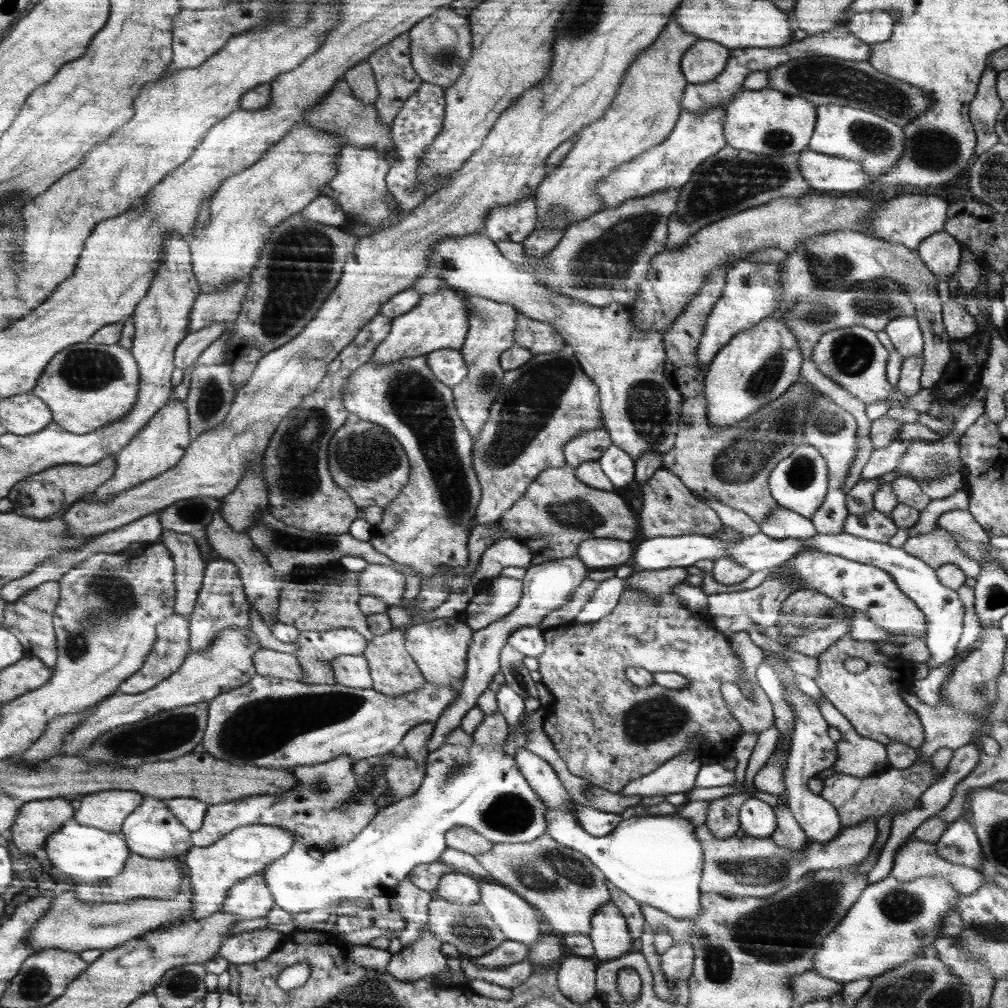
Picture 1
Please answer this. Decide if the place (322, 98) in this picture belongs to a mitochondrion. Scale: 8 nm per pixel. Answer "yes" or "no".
no

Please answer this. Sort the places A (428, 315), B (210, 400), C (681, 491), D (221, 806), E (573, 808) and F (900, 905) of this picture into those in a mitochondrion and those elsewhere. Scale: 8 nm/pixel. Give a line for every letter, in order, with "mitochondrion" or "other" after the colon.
A: other
B: mitochondrion
C: other
D: other
E: other
F: mitochondrion

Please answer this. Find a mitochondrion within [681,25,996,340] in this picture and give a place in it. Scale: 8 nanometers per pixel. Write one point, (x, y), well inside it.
(817, 77)

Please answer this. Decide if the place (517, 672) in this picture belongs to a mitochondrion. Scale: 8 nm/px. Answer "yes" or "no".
yes

